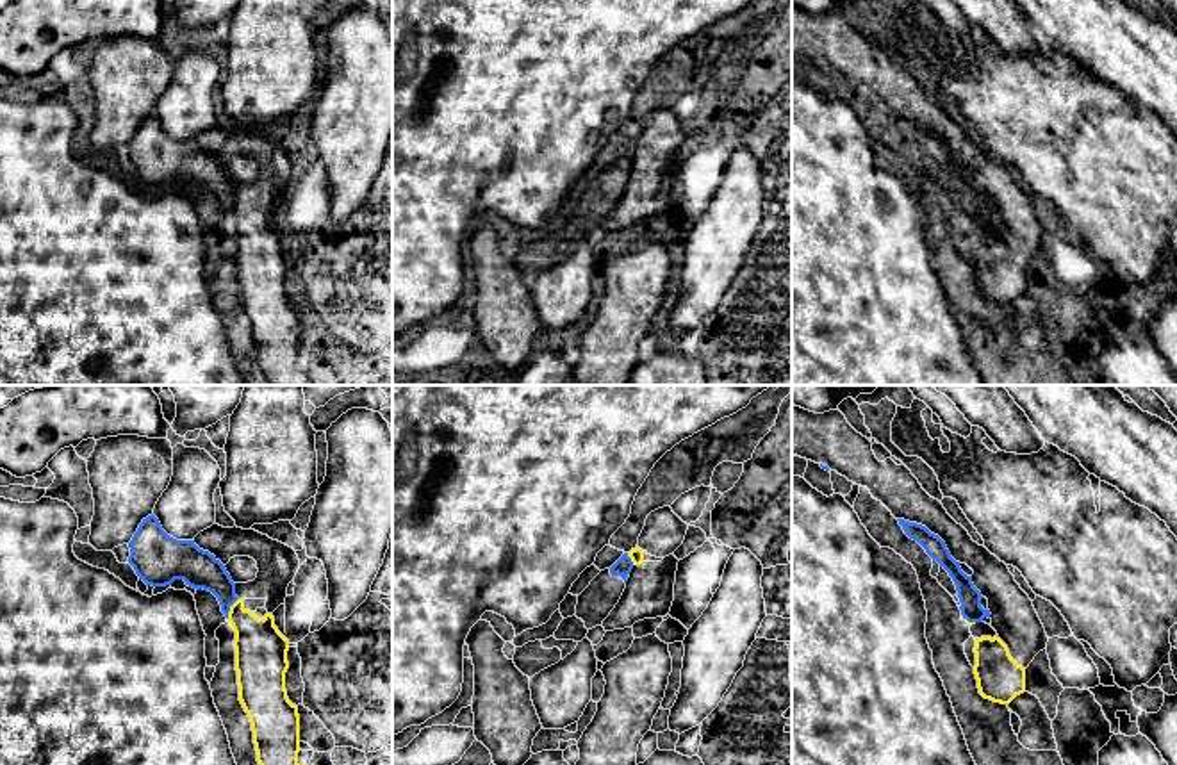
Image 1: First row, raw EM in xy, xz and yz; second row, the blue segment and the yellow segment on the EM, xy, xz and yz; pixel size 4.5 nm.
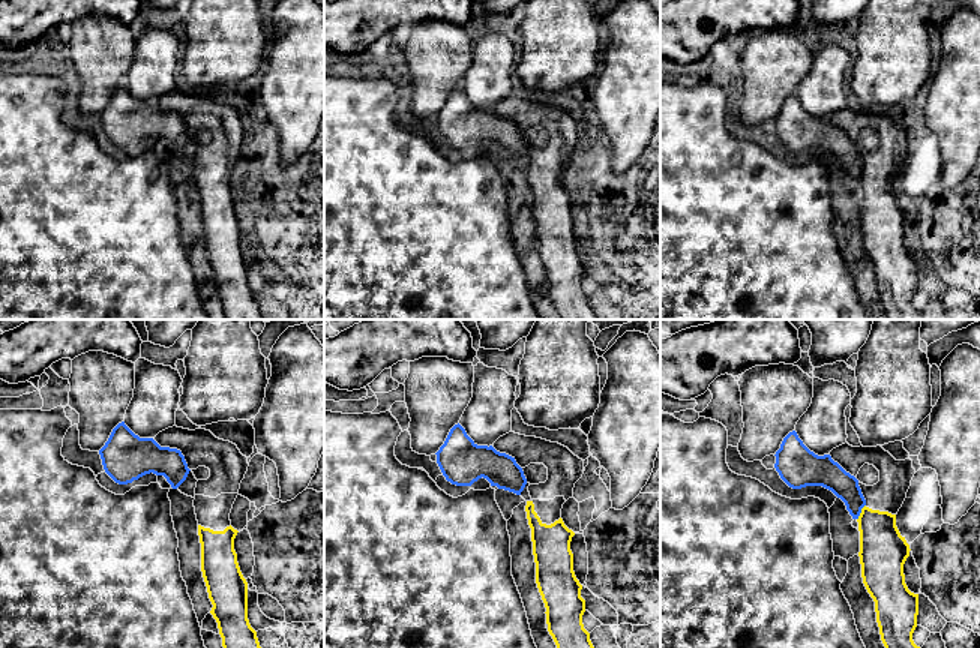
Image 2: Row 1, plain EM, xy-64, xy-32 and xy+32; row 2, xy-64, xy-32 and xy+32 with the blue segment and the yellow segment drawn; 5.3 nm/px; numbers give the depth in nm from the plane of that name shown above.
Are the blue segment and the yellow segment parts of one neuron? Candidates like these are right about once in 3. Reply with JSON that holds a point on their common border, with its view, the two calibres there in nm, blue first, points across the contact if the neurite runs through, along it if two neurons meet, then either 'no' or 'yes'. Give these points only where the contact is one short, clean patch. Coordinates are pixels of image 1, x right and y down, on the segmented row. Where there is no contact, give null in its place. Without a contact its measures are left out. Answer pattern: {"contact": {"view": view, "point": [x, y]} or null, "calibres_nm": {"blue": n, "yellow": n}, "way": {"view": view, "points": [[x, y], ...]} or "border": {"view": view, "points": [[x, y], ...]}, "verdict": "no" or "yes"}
{"contact": {"view": "xy", "point": [229, 608]}, "calibres_nm": {"blue": 170, "yellow": 240}, "border": {"view": "xy", "points": [[238, 598], [227, 617]]}, "verdict": "no"}

